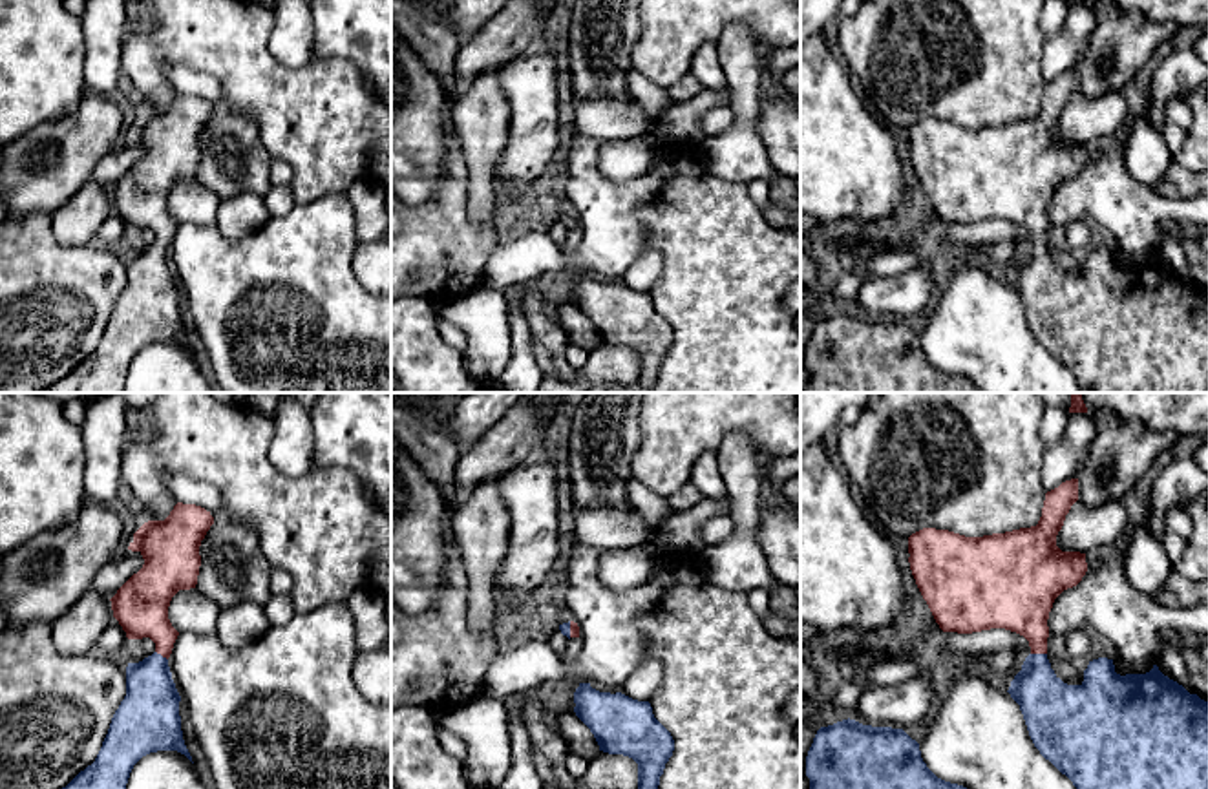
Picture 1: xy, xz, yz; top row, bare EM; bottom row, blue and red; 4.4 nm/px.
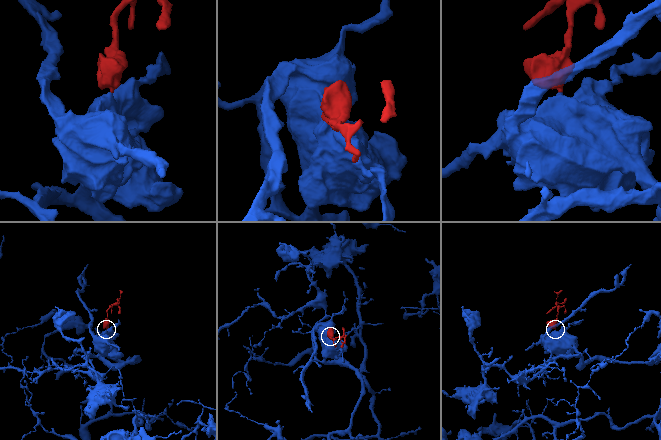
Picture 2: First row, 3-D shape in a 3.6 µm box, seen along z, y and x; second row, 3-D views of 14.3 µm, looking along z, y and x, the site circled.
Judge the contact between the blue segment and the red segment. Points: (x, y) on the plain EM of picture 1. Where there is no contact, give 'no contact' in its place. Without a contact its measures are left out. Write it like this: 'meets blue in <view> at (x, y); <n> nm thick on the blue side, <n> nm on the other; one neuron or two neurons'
meets blue in yz at (1038, 245); 260 nm thick on the blue side, 280 nm on the other; one neuron

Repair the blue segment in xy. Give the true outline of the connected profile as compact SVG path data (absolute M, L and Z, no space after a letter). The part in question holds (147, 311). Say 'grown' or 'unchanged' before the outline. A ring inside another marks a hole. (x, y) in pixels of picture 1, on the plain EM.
grown; M177 93L164 111L148 111L133 124L128 141L139 142L144 155L110 192L126 228L150 228L155 243L128 254L126 287L95 352L44 393L126 393L130 363L143 347L177 342L192 352L181 321L181 287L168 258L179 226L168 197L179 181L196 179L199 137L212 115L205 99Z

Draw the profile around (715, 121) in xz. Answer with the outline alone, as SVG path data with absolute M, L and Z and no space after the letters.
M729 104L705 110L700 115L702 135L718 137L731 128L733 121L735 113Z

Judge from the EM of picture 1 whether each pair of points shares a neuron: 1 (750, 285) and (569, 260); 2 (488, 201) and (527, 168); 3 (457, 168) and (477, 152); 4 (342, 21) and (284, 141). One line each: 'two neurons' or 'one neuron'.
1: one neuron
2: two neurons
3: two neurons
4: two neurons

